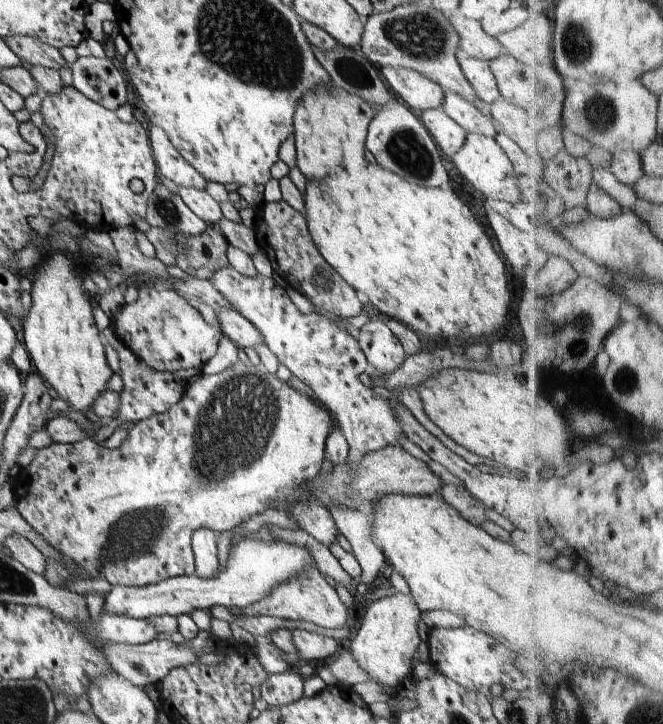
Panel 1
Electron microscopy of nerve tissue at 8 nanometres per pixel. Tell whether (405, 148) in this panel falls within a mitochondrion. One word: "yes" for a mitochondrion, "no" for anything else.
yes

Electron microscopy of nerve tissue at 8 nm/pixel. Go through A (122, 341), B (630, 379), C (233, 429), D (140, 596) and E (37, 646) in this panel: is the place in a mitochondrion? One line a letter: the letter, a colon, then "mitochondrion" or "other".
A: other
B: mitochondrion
C: mitochondrion
D: other
E: other

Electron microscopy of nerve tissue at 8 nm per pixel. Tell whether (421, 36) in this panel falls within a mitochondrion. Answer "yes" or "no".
yes

